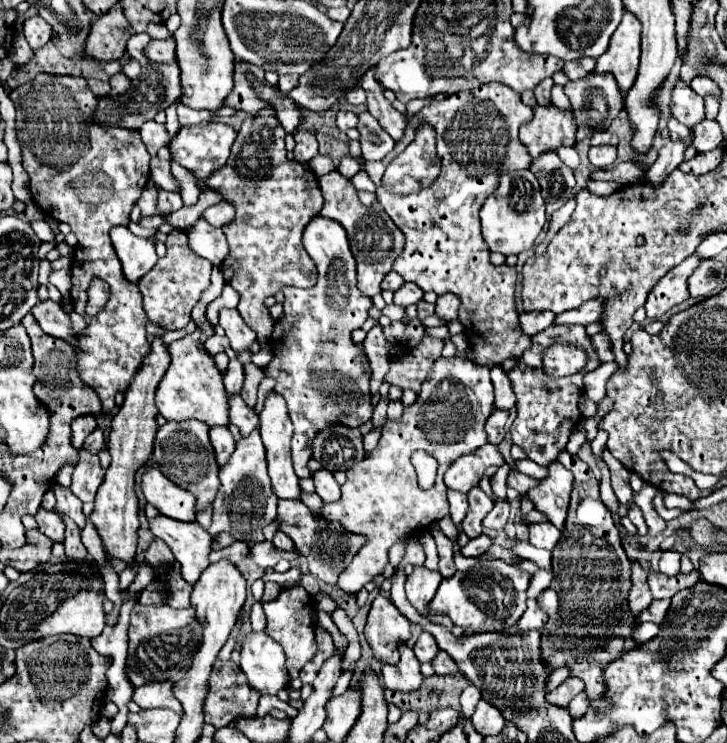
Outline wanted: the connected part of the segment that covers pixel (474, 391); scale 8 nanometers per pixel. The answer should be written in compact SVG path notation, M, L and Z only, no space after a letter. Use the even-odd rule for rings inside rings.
M453 356L439 358L433 364L417 400L411 406L405 406L399 420L387 418L375 450L363 462L357 462L357 466L347 470L347 482L341 486L341 500L325 504L321 510L325 520L341 522L345 530L367 536L367 544L339 576L341 590L353 594L359 592L367 582L383 574L383 568L389 562L387 550L395 542L403 542L409 534L421 532L421 528L439 522L449 512L443 474L459 456L471 454L487 444L485 422L493 410L489 370L485 370L485 366L473 366L469 358ZM419 448L439 462L437 480L429 490L419 488L415 468L409 462L411 452Z

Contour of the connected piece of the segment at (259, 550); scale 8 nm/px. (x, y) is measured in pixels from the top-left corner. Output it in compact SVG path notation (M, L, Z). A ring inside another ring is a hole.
M261 542L257 546L253 546L251 550L251 558L253 562L257 562L261 568L273 568L279 560L295 560L299 556L299 552L293 548L291 552L283 552L283 550L277 550L273 546L273 542Z

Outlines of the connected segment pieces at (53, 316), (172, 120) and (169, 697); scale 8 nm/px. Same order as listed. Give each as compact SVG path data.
M51 300L39 302L37 306L33 306L31 314L35 316L37 324L43 328L45 334L69 342L75 352L79 352L79 334L71 328L69 314L61 308L61 304L55 304Z
M169 106L169 110L165 110L165 112L167 112L165 130L167 130L167 134L169 134L169 142L171 142L171 138L177 134L177 130L181 128L181 126L179 126L179 120L175 118L175 108L177 108L177 106Z
M151 682L149 686L141 686L141 690L133 692L133 700L141 708L153 708L153 706L165 706L171 708L181 716L181 702L173 696L173 682Z

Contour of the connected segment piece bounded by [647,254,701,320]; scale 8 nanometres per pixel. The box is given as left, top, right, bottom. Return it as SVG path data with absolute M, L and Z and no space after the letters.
M693 254L693 256L685 258L685 262L681 262L673 270L669 270L669 274L665 274L657 282L657 286L651 290L651 294L647 298L649 316L653 320L659 320L667 310L671 310L673 306L677 306L689 298L687 278L693 274L693 270L699 264L701 262L697 262L697 256Z

